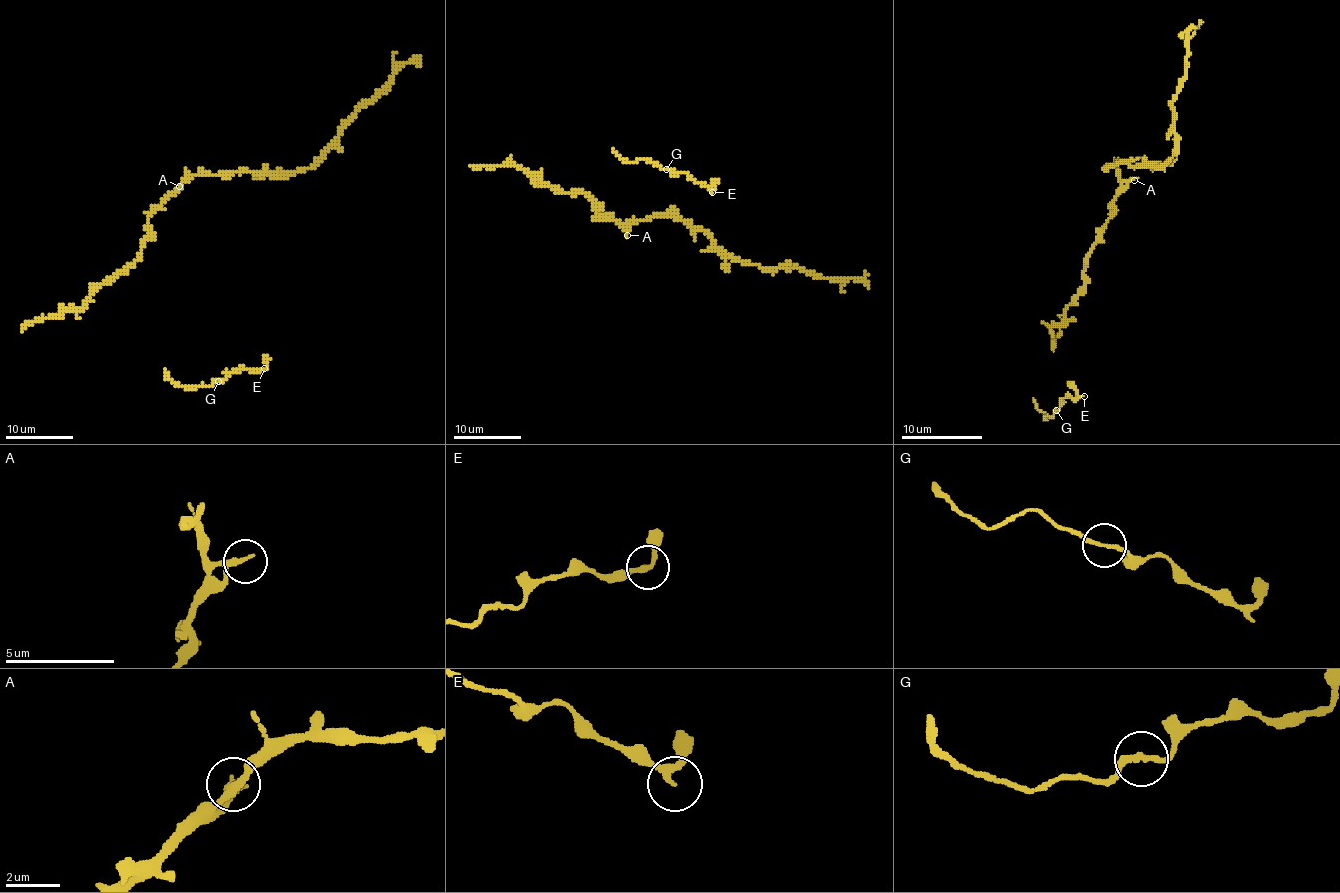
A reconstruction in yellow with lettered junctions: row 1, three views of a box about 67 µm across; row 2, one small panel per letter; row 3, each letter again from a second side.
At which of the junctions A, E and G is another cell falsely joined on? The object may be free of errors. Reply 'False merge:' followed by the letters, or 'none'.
False merge: none

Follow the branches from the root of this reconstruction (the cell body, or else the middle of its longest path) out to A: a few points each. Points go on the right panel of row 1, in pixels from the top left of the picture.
A: (1110, 216), (1116, 196), (1134, 180)

